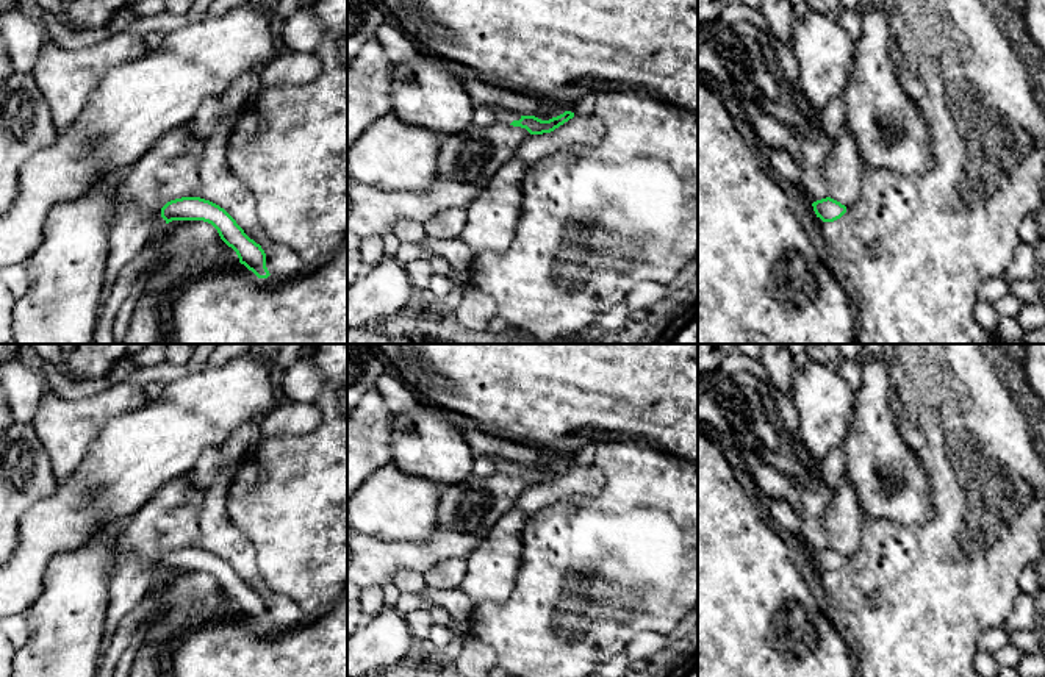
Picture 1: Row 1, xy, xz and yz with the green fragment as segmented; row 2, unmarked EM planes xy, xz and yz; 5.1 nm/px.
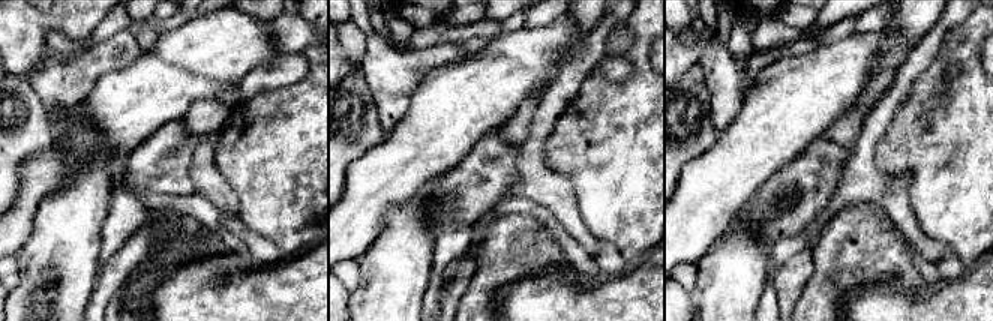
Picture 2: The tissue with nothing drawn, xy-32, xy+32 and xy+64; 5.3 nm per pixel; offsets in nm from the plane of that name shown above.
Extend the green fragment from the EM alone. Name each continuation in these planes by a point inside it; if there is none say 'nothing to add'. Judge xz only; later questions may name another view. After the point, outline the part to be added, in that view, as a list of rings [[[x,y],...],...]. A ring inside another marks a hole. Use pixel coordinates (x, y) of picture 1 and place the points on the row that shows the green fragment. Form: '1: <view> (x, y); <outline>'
1: xz (504, 116); [[[490,106],[490,108],[493,109],[496,120],[501,122],[501,124],[508,124],[510,125],[513,120],[521,119],[519,114],[516,114],[510,109],[505,109],[505,108],[501,108],[501,106]]]

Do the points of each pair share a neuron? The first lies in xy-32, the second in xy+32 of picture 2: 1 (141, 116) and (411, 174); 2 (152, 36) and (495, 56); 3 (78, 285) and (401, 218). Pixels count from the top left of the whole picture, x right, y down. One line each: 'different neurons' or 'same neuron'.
1: same neuron
2: different neurons
3: same neuron

